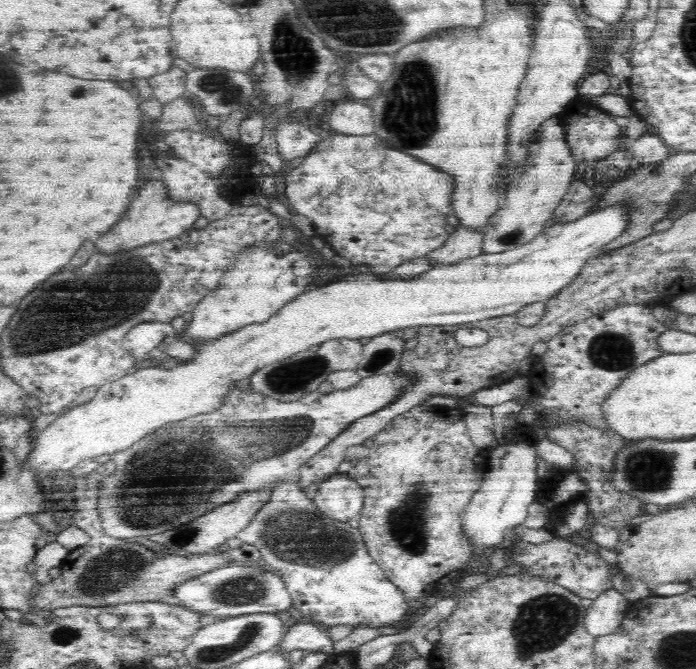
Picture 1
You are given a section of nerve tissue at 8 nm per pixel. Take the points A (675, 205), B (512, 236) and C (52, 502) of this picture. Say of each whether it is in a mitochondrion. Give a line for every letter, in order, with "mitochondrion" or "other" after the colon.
A: other
B: mitochondrion
C: other

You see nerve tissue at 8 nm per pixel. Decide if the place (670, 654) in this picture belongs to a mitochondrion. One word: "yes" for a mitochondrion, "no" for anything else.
yes

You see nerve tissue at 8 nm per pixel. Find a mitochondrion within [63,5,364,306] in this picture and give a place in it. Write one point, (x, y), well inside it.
(291, 50)

